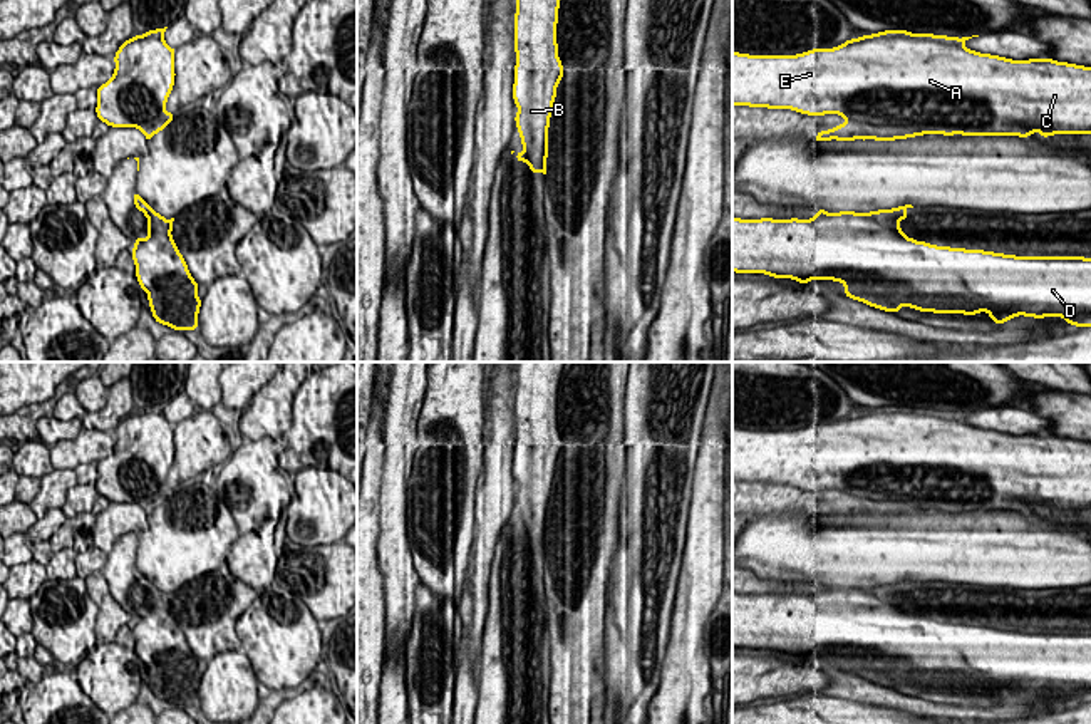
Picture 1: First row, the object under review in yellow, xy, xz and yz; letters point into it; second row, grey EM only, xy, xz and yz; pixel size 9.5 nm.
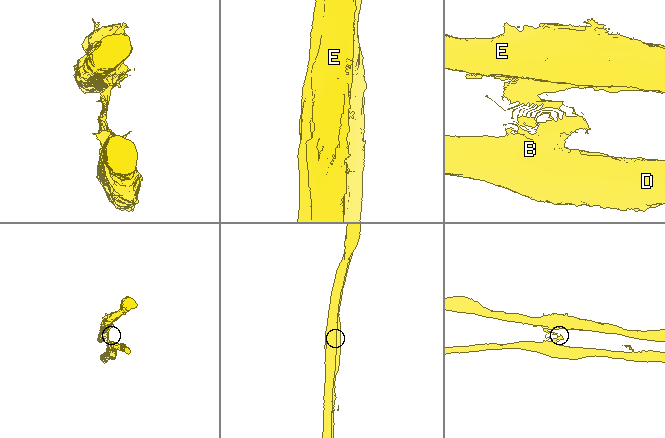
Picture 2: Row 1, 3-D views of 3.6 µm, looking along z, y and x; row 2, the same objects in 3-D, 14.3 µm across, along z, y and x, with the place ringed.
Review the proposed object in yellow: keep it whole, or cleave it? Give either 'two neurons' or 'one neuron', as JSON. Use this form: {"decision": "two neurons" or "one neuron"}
{"decision": "two neurons"}

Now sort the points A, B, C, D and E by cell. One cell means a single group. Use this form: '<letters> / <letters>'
A C E / B D

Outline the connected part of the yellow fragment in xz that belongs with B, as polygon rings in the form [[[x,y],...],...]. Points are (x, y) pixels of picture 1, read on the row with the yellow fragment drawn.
[[[516,0],[513,20],[516,129],[533,173],[543,171],[550,117],[563,79],[556,44],[558,8],[560,0]]]

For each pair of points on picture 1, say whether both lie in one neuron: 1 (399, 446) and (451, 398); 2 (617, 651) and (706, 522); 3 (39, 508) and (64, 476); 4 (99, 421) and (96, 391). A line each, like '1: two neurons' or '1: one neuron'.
1: two neurons
2: two neurons
3: one neuron
4: two neurons

